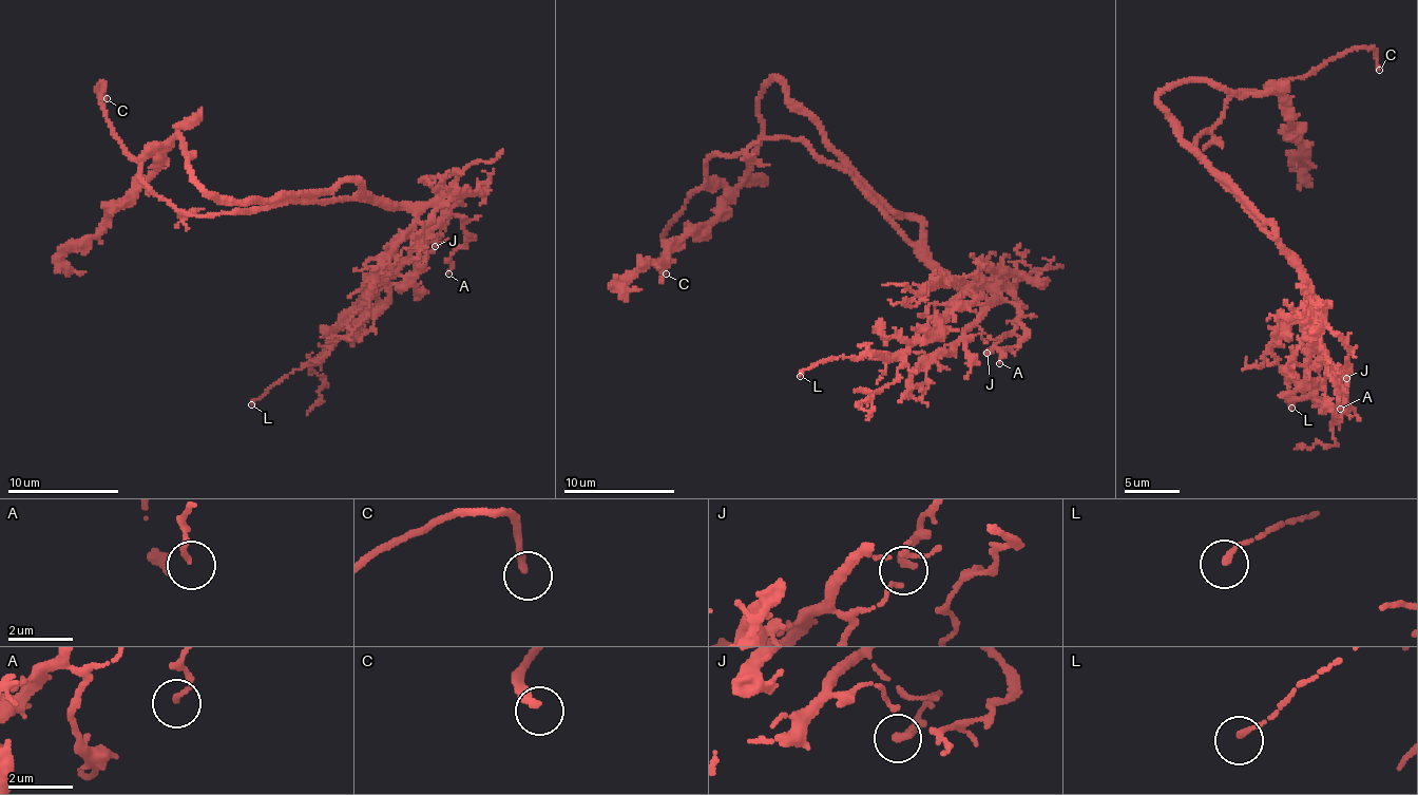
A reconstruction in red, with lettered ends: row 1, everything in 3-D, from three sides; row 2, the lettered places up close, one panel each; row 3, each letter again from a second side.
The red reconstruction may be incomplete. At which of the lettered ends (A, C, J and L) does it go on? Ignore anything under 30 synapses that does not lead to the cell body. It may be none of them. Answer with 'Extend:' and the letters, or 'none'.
Extend: C

